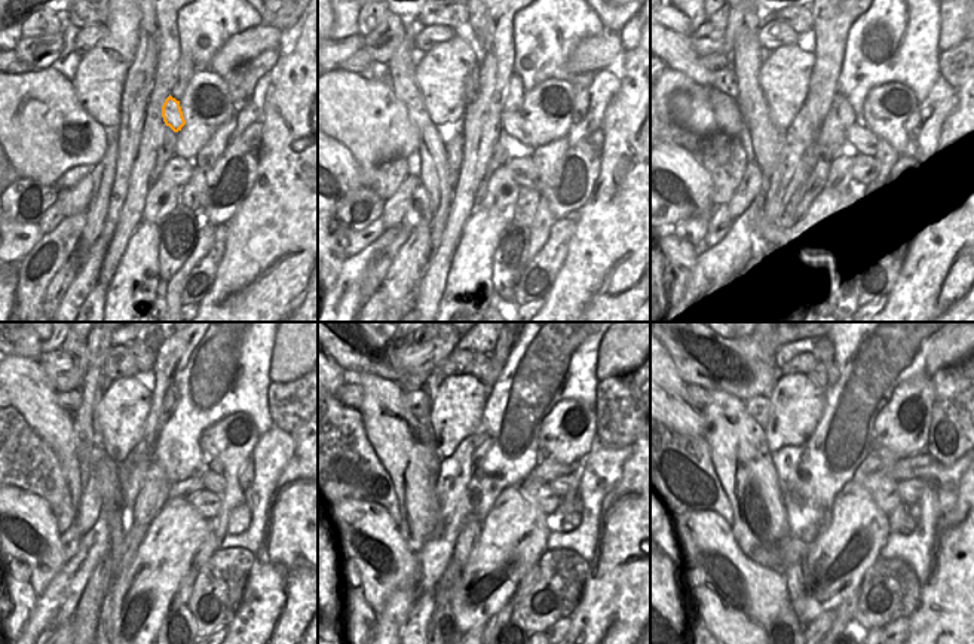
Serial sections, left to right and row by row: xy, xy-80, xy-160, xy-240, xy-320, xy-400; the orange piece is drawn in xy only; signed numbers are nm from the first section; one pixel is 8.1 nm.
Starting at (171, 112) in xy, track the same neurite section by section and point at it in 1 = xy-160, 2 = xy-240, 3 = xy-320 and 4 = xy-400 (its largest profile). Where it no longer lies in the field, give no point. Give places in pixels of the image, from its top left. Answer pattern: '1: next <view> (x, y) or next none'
1: next xy-160 (864, 141)
2: next xy-240 (213, 481)
3: next xy-320 (561, 485)
4: next xy-400 (910, 490)

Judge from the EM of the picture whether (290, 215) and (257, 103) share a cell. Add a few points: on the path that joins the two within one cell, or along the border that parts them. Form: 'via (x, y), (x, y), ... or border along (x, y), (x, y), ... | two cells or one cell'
border along (269, 80), (265, 107), (259, 119) | two cells

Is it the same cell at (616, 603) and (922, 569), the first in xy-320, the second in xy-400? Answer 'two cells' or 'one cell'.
two cells

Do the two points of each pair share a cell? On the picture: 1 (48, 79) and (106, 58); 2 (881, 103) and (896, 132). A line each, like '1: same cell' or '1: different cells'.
1: different cells
2: same cell

